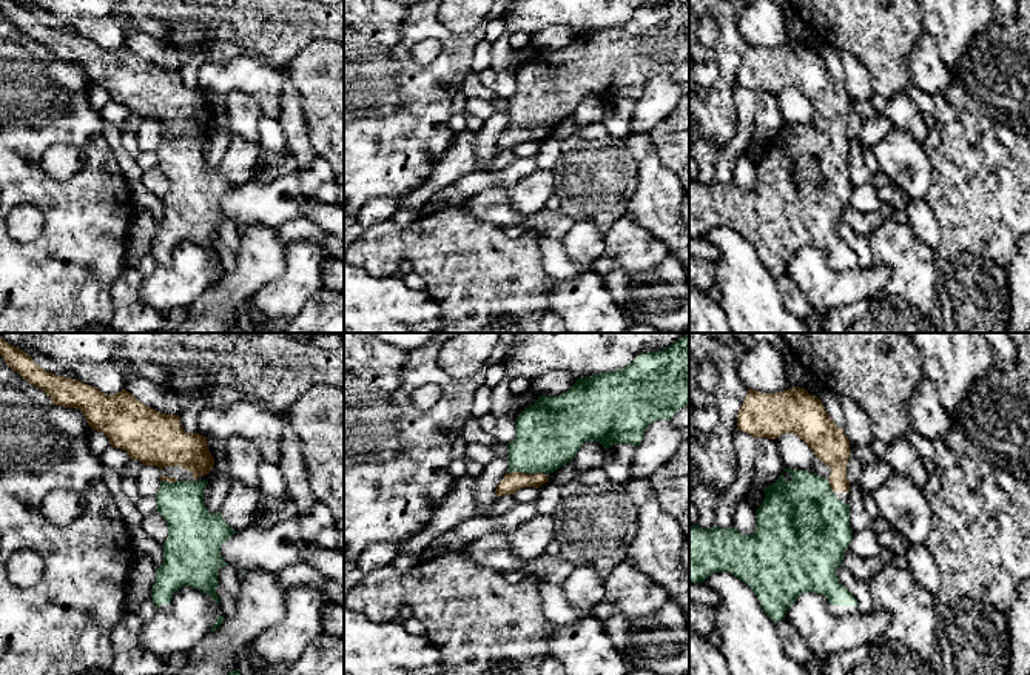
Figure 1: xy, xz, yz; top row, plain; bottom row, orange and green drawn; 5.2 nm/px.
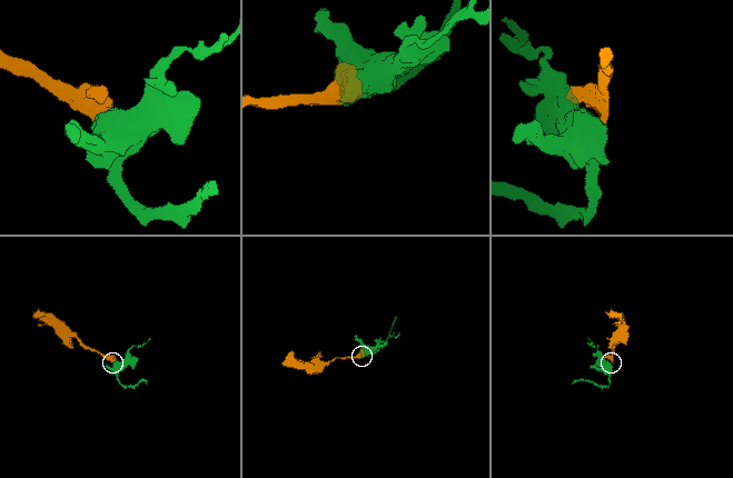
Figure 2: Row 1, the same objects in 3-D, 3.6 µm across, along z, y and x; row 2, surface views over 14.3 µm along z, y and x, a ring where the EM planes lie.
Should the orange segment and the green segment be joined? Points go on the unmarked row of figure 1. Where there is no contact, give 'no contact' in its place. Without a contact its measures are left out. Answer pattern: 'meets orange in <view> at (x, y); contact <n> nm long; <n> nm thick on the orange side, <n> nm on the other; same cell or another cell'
meets orange in xz at (515, 127); contact 100 nm long; 100 nm thick on the orange side, 340 nm on the other; same cell

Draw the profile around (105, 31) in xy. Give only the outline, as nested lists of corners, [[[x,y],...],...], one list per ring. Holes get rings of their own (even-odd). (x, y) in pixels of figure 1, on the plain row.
[[[114,15],[80,17],[69,25],[76,34],[111,51],[125,43],[125,29]]]

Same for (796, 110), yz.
[[[794,88],[780,89],[779,92],[776,92],[776,99],[783,123],[808,125],[816,120],[816,109],[808,102],[808,99]]]

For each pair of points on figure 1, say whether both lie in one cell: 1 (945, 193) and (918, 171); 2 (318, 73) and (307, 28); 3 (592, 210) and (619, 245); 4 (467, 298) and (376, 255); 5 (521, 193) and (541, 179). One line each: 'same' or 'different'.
1: different
2: different
3: different
4: same
5: same

